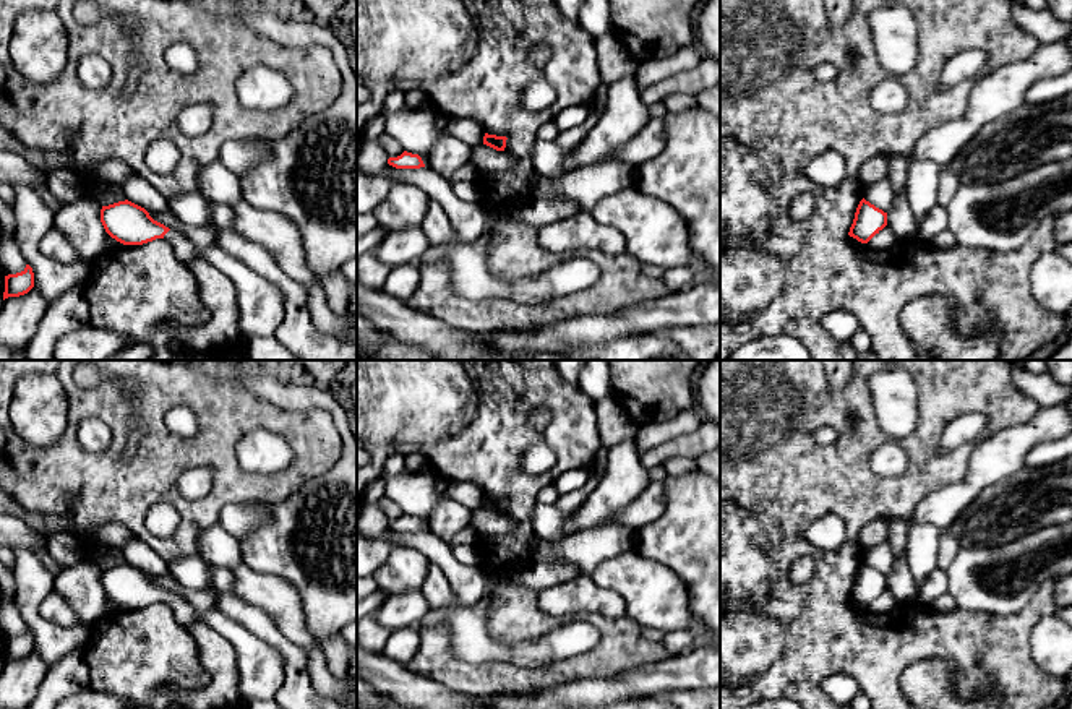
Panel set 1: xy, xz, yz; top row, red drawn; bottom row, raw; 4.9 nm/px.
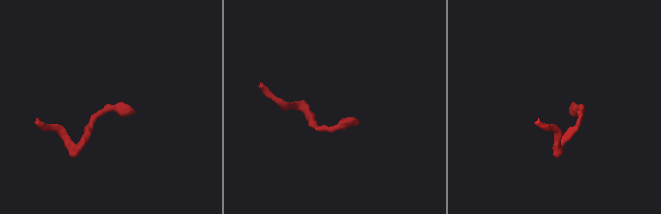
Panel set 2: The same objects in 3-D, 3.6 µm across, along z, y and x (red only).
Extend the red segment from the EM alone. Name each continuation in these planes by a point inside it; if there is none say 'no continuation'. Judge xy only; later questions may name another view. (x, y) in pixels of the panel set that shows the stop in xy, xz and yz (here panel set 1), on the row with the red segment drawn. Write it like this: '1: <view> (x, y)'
1: xy (261, 305)

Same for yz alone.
no continuation

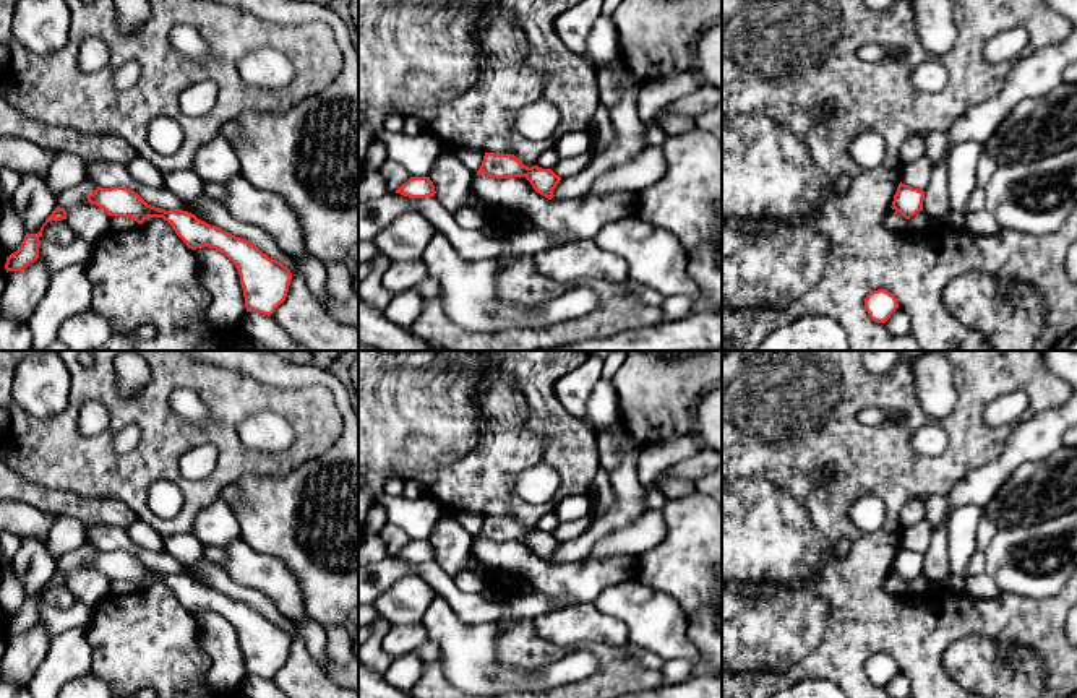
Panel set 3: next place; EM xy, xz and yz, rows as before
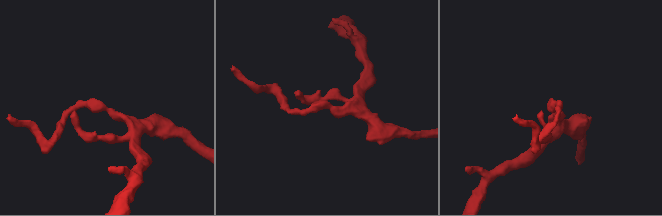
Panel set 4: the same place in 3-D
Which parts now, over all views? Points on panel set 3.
no continuation

